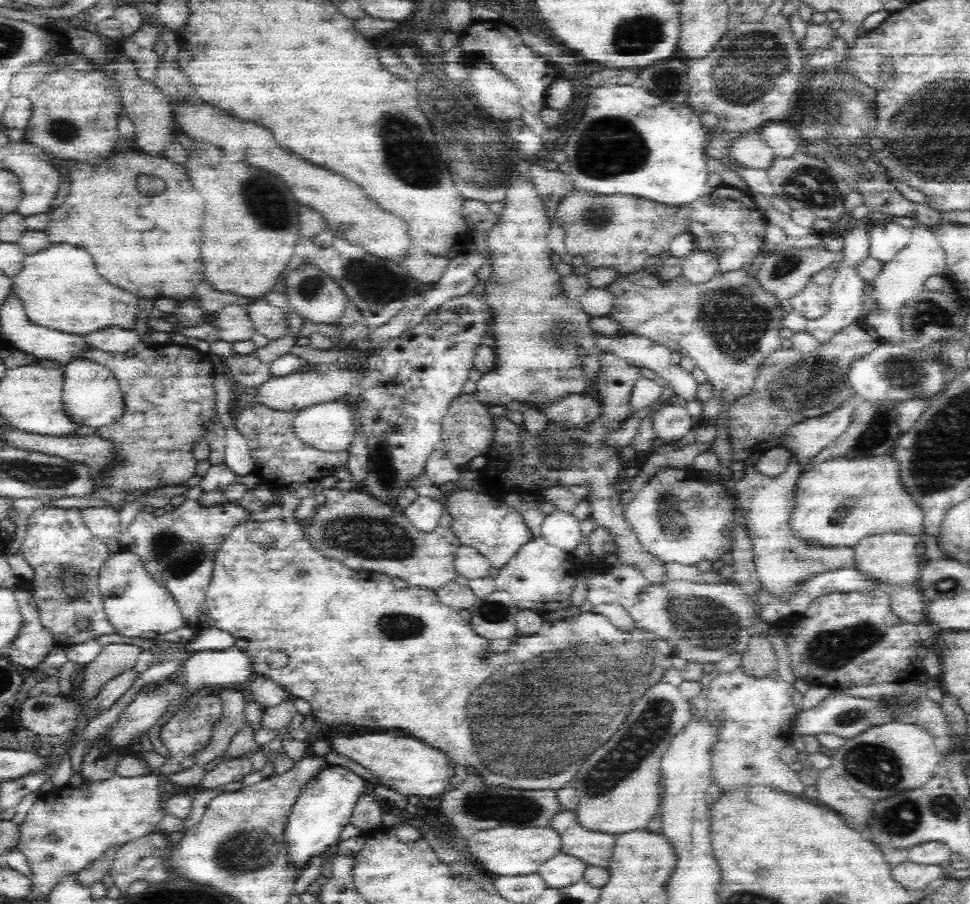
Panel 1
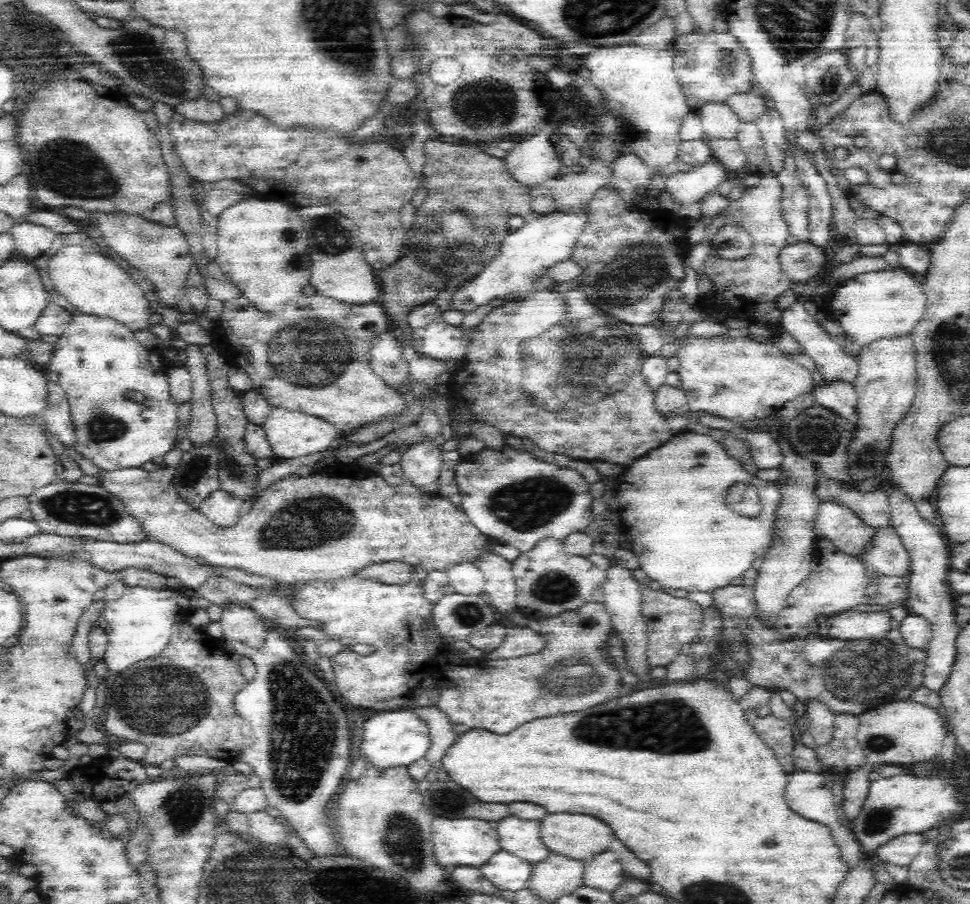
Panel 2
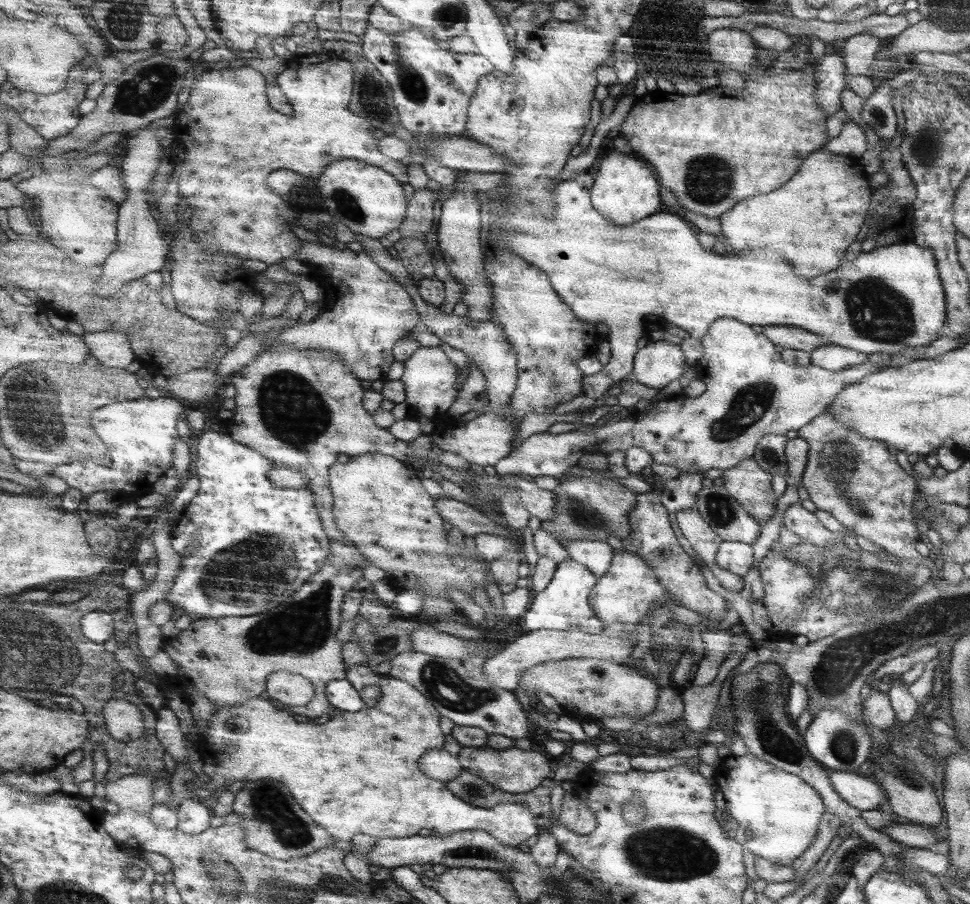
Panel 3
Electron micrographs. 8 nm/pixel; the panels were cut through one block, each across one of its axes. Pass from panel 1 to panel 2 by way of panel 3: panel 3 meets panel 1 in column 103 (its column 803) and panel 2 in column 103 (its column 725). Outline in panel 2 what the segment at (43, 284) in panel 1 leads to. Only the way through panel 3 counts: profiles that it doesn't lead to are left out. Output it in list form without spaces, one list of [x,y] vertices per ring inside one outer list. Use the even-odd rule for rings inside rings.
[[[70,244],[60,248],[48,260],[46,270],[50,272],[50,282],[56,292],[64,296],[78,312],[94,318],[112,318],[132,332],[150,326],[150,316],[154,316],[154,310],[150,308],[146,294],[114,260],[102,256],[102,252],[92,252],[84,246]]]

